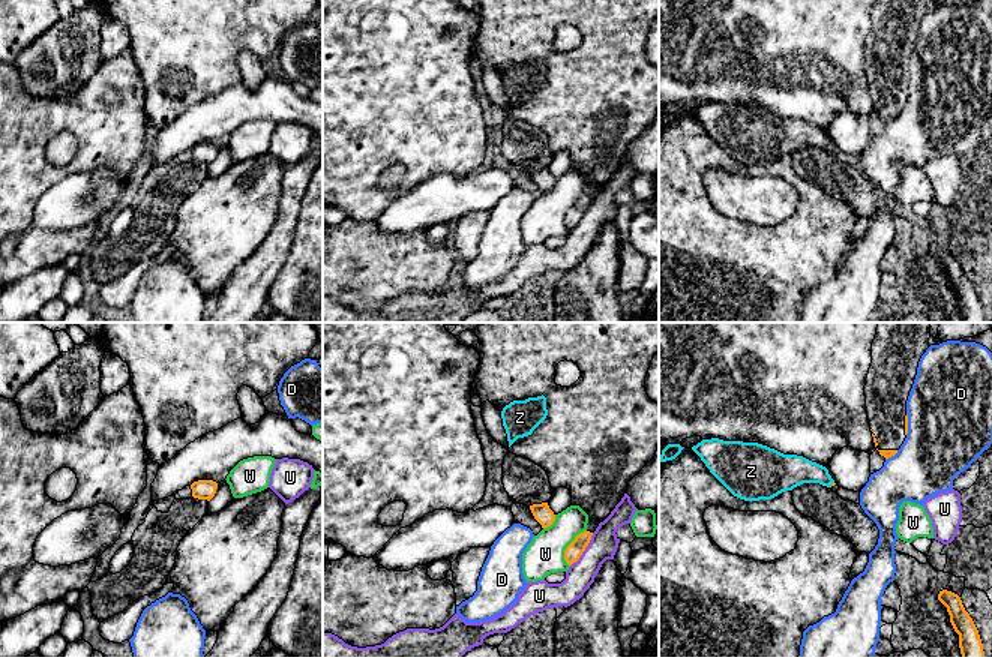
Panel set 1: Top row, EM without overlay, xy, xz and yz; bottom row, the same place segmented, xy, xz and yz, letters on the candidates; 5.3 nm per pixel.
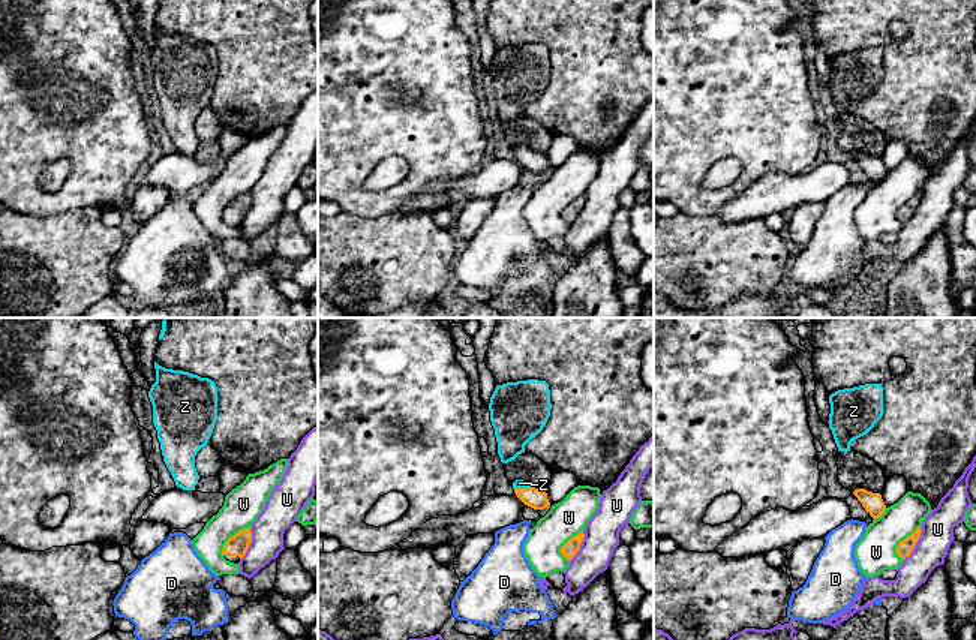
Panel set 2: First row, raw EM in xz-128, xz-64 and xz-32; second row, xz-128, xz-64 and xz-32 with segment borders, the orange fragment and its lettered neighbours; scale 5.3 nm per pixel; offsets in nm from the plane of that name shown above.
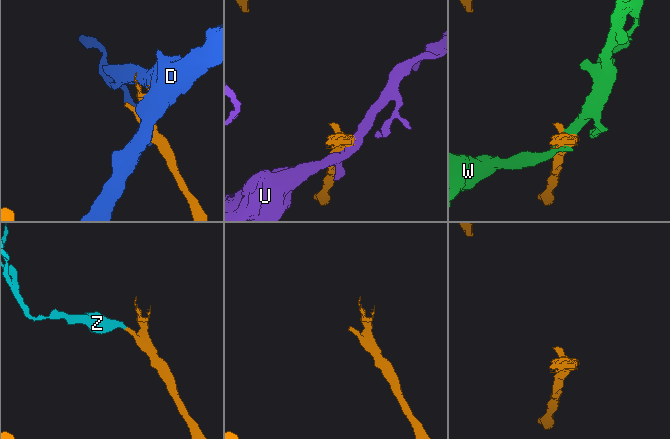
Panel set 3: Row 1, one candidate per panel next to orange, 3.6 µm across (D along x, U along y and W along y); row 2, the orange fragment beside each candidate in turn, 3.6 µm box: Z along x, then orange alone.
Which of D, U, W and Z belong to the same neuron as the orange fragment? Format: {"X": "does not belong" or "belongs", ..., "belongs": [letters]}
{"D": "does not belong", "U": "does not belong", "W": "does not belong", "Z": "belongs", "belongs": ["Z"]}

